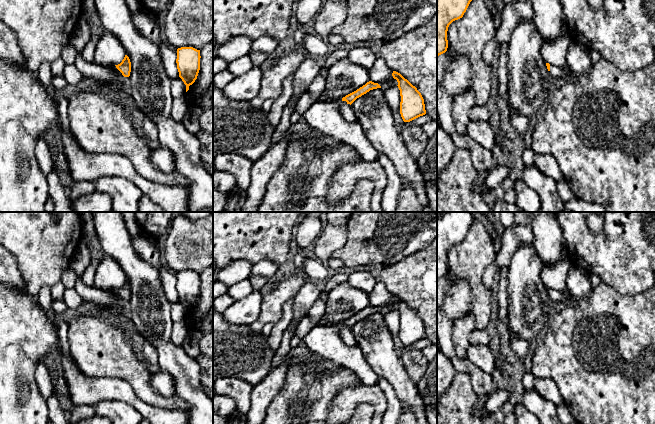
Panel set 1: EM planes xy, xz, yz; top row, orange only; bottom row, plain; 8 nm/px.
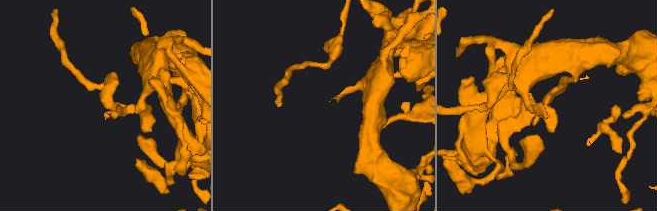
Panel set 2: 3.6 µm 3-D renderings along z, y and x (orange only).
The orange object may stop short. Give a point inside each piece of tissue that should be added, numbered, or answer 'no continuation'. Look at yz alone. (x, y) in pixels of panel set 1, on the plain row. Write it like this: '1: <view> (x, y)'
1: yz (578, 285)

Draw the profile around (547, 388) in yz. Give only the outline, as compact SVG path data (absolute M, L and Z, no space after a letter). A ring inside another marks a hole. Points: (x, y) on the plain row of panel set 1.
M536 377L533 388L542 398L553 402L556 406L563 403L560 391L553 380Z

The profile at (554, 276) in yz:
M567 256L553 265L543 265L541 278L546 287L565 292L566 277L571 266L572 264Z

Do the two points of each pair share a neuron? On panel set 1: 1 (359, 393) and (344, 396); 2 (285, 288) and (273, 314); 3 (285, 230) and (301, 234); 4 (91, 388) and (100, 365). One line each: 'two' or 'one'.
1: one
2: one
3: two
4: two

